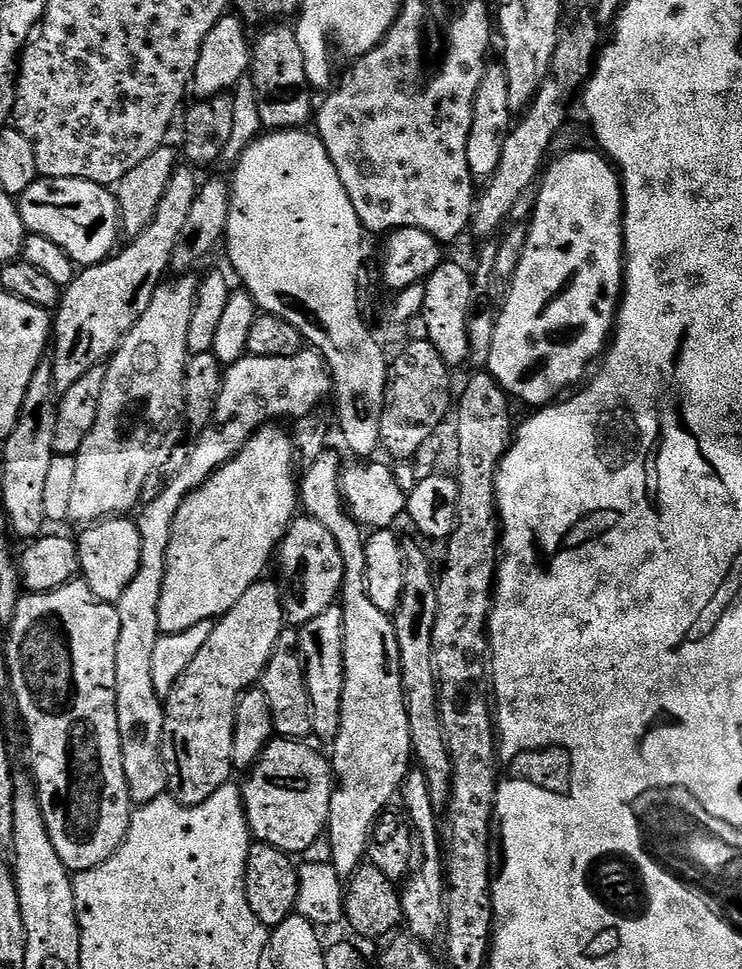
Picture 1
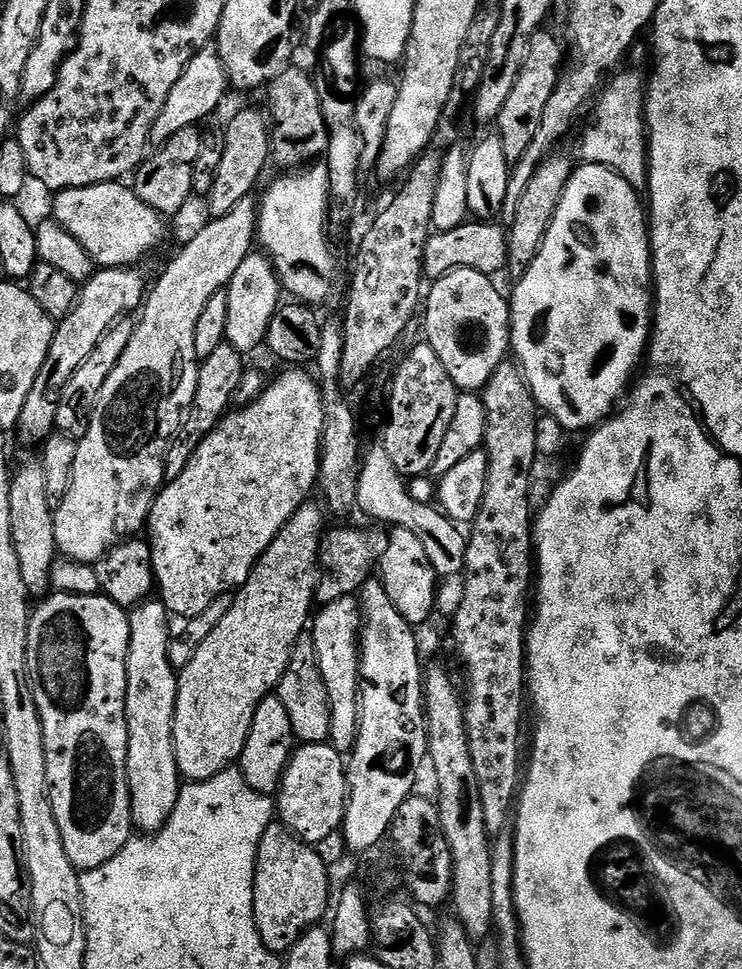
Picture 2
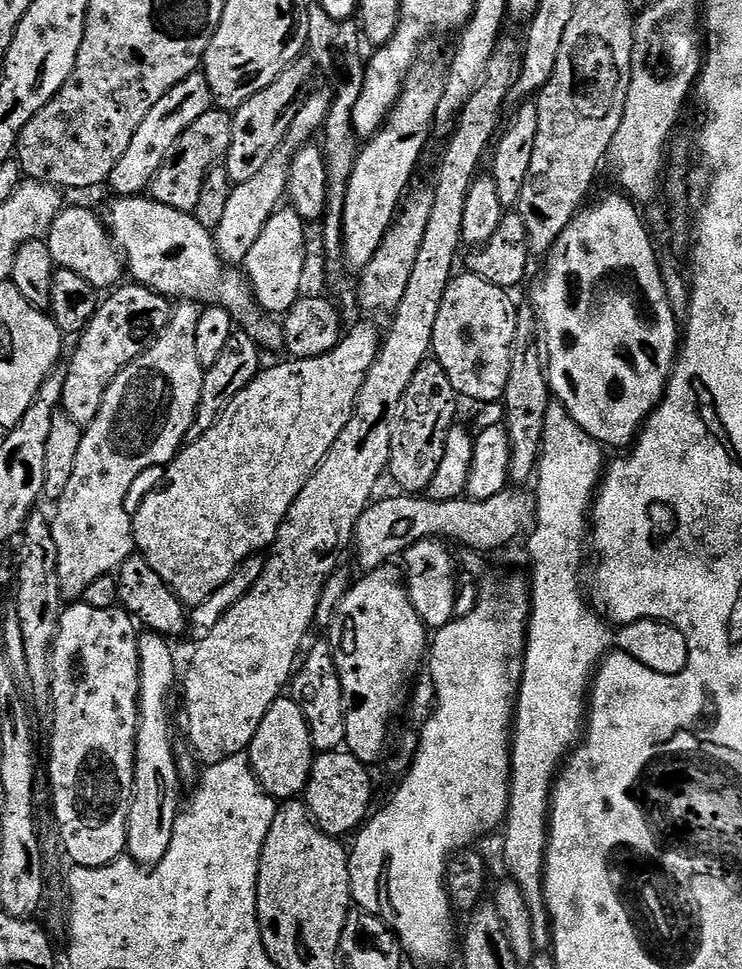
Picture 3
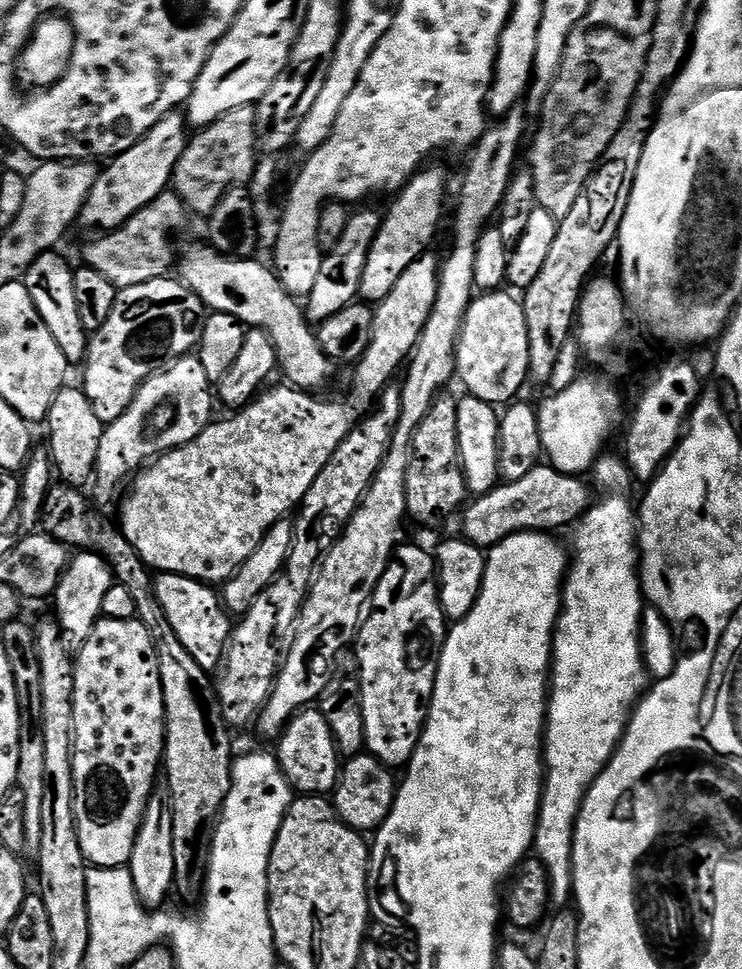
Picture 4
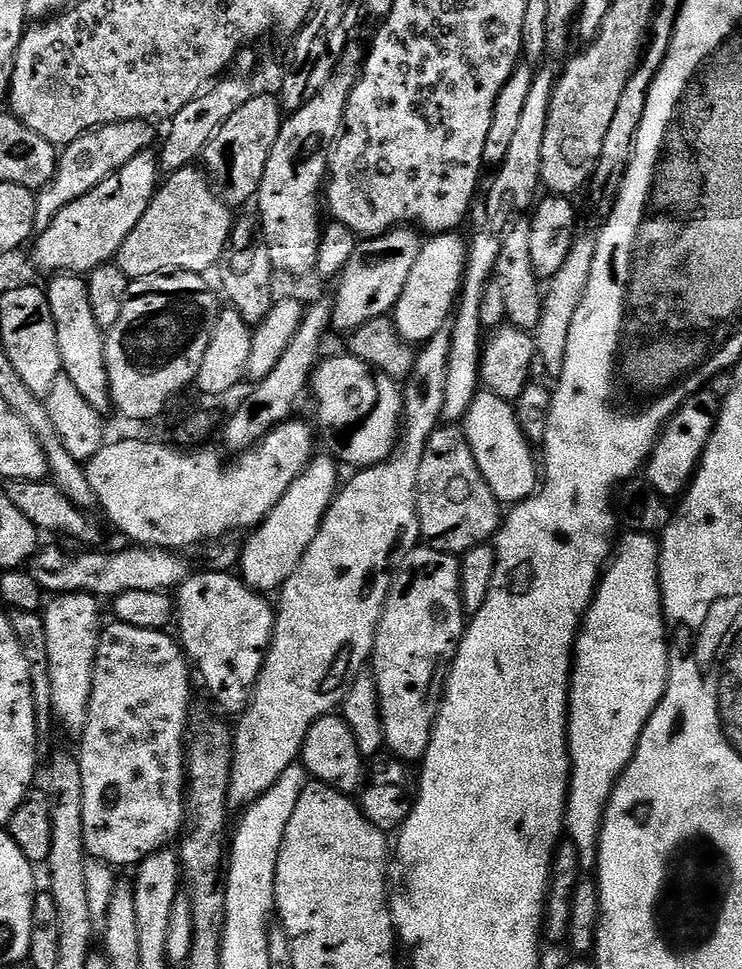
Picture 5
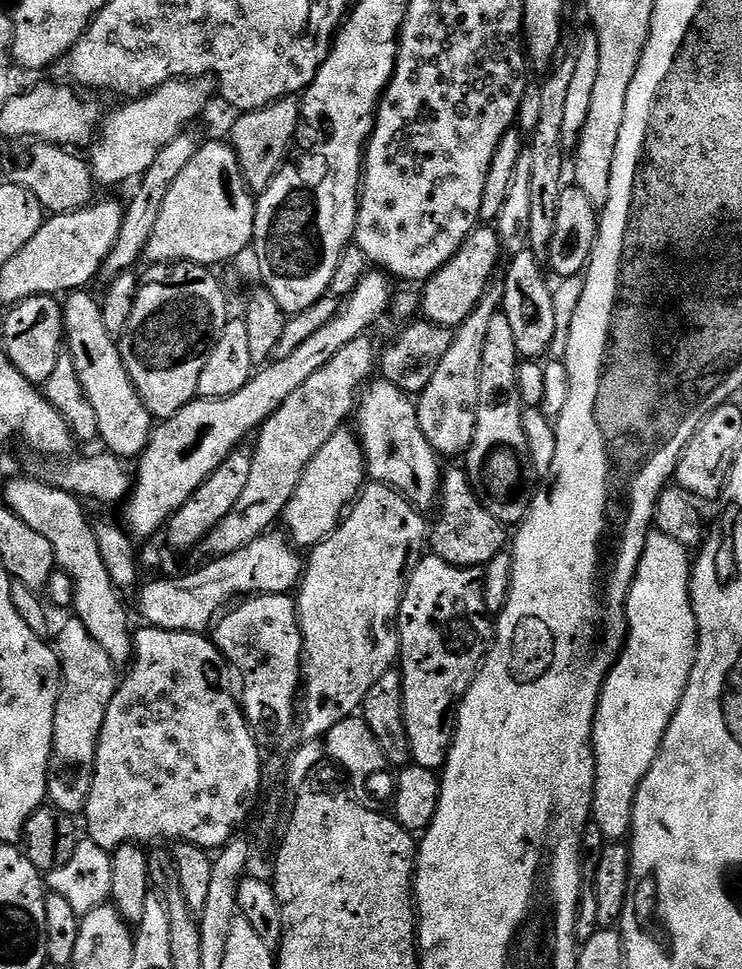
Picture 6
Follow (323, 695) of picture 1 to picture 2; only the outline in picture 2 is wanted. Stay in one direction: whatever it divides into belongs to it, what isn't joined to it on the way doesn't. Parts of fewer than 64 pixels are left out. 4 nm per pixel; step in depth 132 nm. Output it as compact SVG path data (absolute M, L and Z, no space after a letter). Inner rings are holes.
M352 596L331 601L315 613L310 635L330 698L330 734L328 743L342 754L351 753L360 725L360 626L362 609Z

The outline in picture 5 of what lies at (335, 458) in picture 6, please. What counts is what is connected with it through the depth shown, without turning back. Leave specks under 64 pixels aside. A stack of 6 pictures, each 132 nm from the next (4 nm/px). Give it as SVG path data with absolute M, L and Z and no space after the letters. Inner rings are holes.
M313 455L306 470L302 470L302 474L298 474L294 482L290 482L290 490L282 494L278 506L274 506L267 518L256 525L247 537L249 540L239 549L238 575L246 587L253 588L255 592L279 593L290 574L298 570L298 562L302 562L306 550L310 550L310 542L314 542L322 526L324 516L332 505L341 483L341 469L337 461L331 455L323 455Z

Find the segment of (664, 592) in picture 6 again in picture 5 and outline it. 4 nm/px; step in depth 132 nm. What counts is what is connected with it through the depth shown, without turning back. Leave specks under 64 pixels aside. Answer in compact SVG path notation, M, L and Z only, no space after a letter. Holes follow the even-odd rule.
M639 530L628 532L629 536L615 545L614 555L607 565L606 571L600 577L600 587L596 590L596 597L592 605L584 613L584 619L580 626L580 635L576 638L576 647L572 657L572 678L568 686L568 755L570 757L570 779L568 781L568 806L564 809L564 826L566 836L576 847L581 857L593 857L596 852L596 845L600 842L600 823L604 820L604 810L608 805L608 798L616 781L626 770L626 766L636 753L636 743L648 725L649 718L659 706L660 699L664 697L664 691L668 689L668 653L670 651L670 640L666 635L666 621L664 619L664 606L660 602L660 558L658 555L658 544L651 535Z

